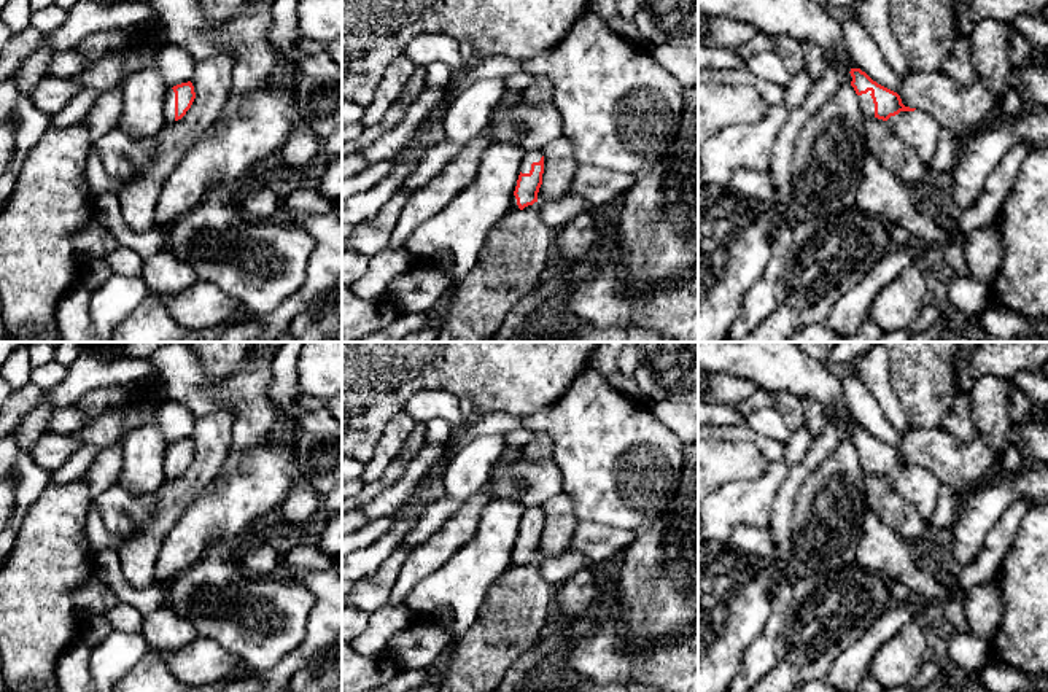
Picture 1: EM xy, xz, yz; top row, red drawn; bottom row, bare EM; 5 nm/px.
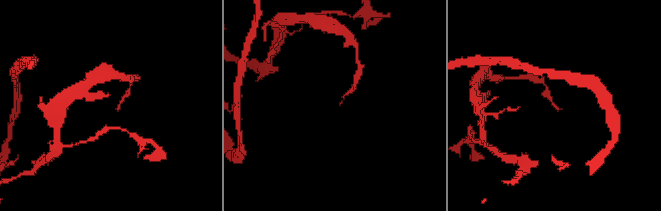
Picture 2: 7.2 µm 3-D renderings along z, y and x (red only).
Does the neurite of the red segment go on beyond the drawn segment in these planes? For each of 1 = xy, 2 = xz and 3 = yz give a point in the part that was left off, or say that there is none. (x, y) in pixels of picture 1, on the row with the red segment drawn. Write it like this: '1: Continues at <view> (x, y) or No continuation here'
1: Continues at xy (169, 105)
2: Continues at xz (555, 215)
3: Continues at yz (918, 129)

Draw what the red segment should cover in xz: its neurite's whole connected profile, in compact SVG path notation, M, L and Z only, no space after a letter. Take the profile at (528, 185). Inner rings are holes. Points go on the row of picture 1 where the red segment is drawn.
M541 150L526 151L520 164L520 175L512 197L515 210L534 208L542 223L550 231L577 221L577 218L593 207L582 196L568 194L555 202L544 200L539 196L544 173L544 156Z

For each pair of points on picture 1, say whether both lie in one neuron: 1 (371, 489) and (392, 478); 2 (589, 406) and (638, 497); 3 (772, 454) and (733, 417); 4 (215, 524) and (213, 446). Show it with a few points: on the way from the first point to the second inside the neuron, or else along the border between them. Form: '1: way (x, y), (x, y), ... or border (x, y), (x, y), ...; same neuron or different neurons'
1: way (376, 487), (387, 479); same neuron
2: way (593, 428), (613, 450), (625, 474); same neuron
3: border (714, 423), (745, 425); different neurons
4: border (218, 473), (188, 508); different neurons

